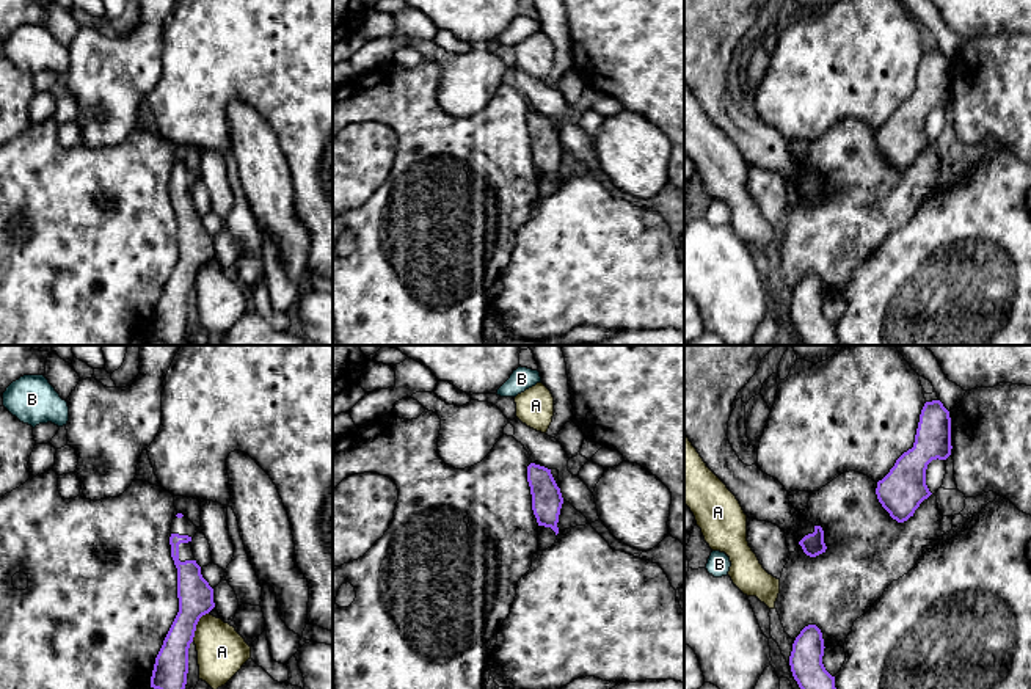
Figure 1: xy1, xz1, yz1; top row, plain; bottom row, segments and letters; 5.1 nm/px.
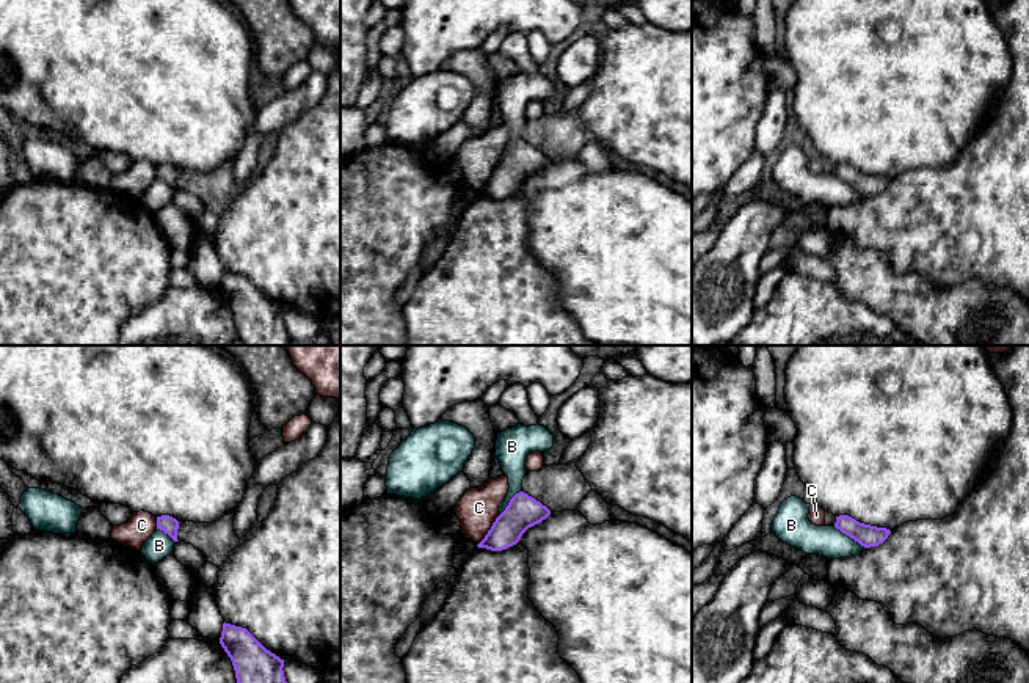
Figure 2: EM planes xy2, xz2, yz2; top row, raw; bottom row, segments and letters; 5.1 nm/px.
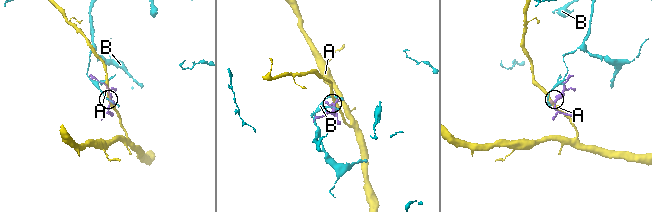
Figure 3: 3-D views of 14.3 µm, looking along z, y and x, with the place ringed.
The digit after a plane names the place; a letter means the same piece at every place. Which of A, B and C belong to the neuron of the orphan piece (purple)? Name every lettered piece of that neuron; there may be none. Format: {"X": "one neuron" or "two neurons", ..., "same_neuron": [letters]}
{"A": "two neurons", "B": "two neurons", "C": "two neurons", "same_neuron": []}

